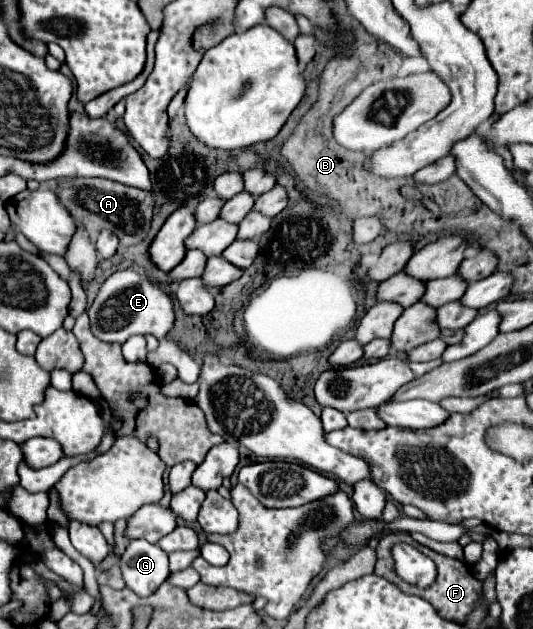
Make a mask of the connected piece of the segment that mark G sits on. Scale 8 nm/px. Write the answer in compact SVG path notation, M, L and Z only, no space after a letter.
M130 540L120 568L126 586L138 596L150 596L170 576L168 554L158 544L146 540Z

